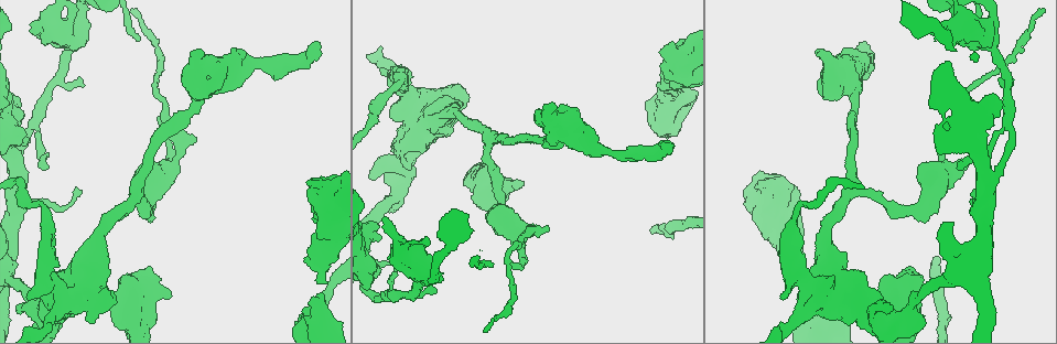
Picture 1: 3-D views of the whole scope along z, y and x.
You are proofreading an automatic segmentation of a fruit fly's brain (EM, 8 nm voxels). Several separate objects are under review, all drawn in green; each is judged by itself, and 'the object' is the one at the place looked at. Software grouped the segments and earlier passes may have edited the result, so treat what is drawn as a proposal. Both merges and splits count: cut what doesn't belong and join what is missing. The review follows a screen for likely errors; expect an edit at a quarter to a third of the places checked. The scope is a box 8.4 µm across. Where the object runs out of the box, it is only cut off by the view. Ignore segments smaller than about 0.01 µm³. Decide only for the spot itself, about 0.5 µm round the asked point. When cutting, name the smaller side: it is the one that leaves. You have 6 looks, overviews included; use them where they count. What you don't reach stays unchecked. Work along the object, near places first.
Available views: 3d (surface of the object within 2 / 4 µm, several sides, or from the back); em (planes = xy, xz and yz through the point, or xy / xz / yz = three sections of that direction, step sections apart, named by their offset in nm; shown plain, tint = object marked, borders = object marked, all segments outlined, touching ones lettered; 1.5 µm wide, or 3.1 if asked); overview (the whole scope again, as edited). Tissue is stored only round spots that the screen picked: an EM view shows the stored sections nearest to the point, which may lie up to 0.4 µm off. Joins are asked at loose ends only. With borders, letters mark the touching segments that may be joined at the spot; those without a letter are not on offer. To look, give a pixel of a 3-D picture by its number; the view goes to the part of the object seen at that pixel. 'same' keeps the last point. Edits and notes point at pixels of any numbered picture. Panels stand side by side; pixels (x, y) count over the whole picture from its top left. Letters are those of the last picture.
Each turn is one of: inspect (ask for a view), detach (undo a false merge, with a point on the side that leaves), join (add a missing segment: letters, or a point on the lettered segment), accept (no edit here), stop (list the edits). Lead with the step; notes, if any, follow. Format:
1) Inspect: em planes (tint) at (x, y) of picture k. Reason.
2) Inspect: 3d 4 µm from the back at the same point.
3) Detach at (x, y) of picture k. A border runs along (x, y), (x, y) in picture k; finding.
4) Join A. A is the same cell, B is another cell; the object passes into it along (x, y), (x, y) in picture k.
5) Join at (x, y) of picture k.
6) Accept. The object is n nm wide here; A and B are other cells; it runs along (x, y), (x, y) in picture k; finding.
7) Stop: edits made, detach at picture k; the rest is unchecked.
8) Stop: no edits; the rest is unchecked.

Inspect: 3d 4 µm at (407, 297) of picture 1.

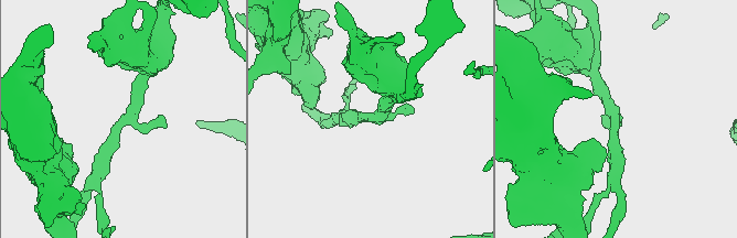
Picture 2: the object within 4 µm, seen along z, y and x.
Inspect: em planes (borders) at (373, 118) of picture 2.

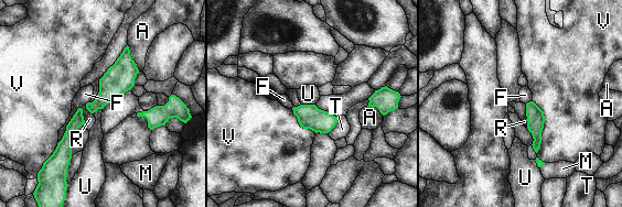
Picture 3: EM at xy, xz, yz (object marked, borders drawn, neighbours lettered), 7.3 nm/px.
Accept. The object is 130 nm wide here; A, F, M, R, T, U and V are other cells; a border runs along (532, 100), (544, 116), (536, 153) in picture 3; all the same neuron.

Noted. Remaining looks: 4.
Inspect: 3d 2 µm at (564, 107) of picture 1. Thick end.

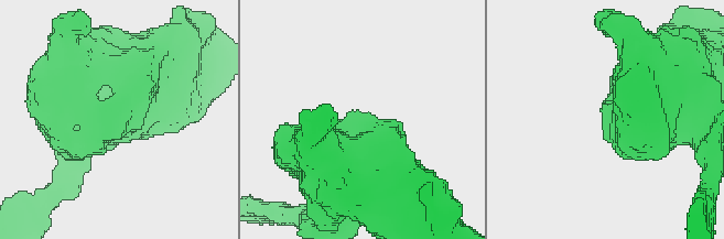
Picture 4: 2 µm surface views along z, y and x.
Inspect: em xy step 8 (borders) at (119, 92) of picture 4.

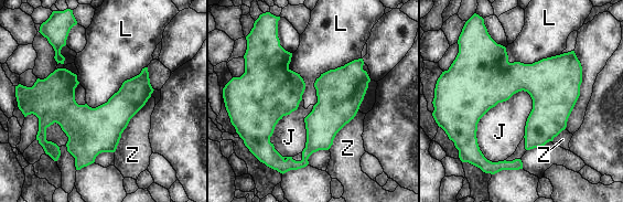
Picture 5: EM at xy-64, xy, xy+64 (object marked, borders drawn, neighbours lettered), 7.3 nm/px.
Inspect: em planes (borders) at the same point. Another direction.

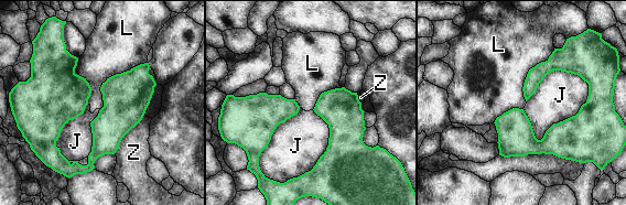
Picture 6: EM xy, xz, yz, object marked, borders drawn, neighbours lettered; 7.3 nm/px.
Accept. J, L and Z are other cells; it runs along (580, 72), (549, 65), (526, 94) in picture 6; no lettered segment goes on from it.

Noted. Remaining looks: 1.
Stop: no edits; the rest is unchecked.

